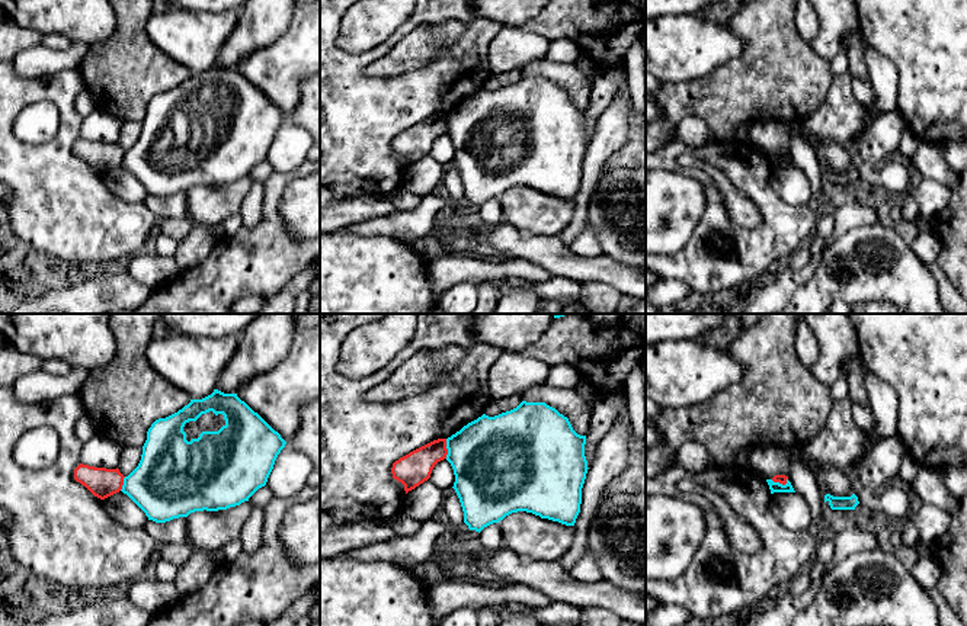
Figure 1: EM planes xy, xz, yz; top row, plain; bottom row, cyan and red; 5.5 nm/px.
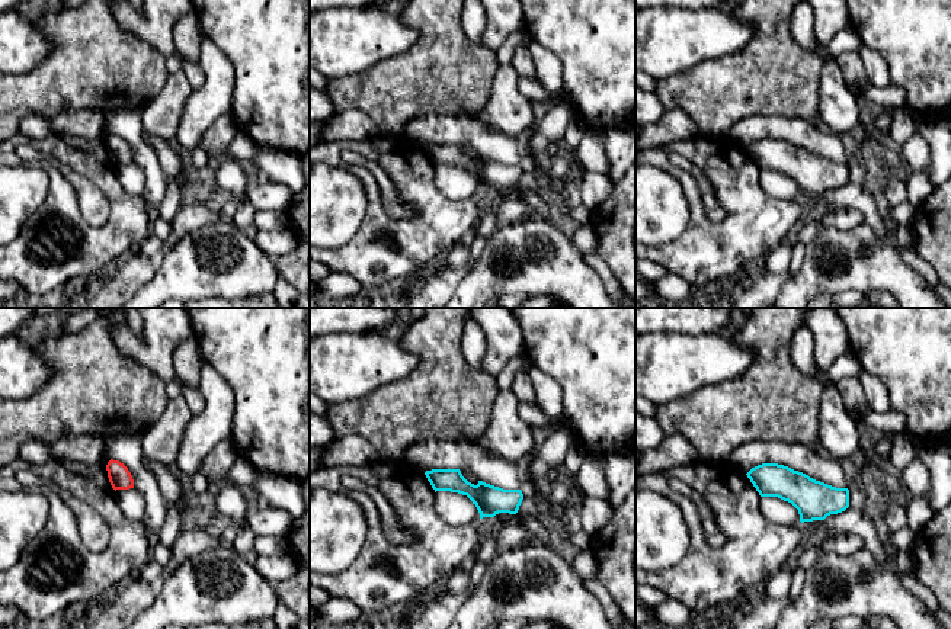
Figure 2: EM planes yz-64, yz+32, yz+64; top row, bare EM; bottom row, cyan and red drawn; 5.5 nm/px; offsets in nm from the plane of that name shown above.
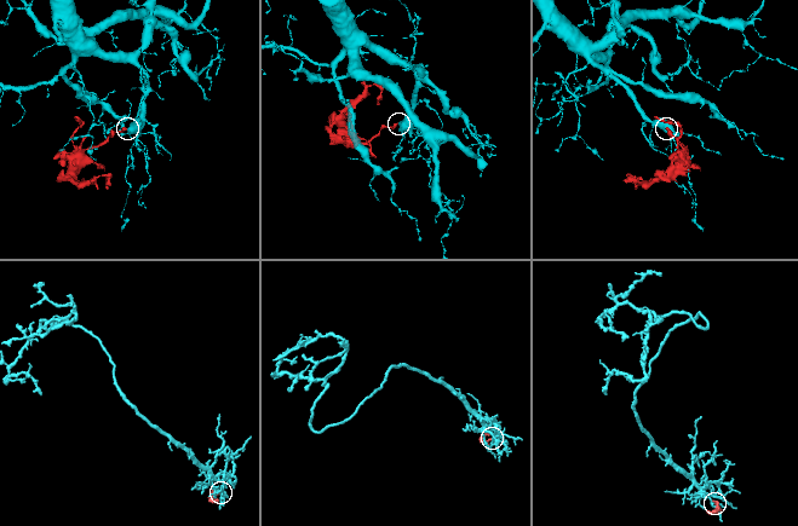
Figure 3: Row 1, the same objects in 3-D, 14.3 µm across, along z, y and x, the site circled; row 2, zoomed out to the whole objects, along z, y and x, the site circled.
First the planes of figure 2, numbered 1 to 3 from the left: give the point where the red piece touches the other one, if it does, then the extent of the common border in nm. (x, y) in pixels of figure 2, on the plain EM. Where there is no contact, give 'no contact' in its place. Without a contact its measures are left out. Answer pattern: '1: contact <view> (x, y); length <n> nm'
1: no contact
2: no contact
3: no contact

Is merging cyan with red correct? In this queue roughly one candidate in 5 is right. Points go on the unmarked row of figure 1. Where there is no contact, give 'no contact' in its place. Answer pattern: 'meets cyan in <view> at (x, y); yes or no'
meets cyan in xz at (447, 122); no

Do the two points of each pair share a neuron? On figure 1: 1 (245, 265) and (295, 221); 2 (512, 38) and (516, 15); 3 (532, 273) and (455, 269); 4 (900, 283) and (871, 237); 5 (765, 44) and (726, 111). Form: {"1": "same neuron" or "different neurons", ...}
{"1": "different neurons", "2": "different neurons", "3": "same neuron", "4": "same neuron", "5": "same neuron"}

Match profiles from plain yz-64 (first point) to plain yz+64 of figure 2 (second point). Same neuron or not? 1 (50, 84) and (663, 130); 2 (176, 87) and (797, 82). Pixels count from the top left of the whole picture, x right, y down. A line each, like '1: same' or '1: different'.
1: different
2: different

